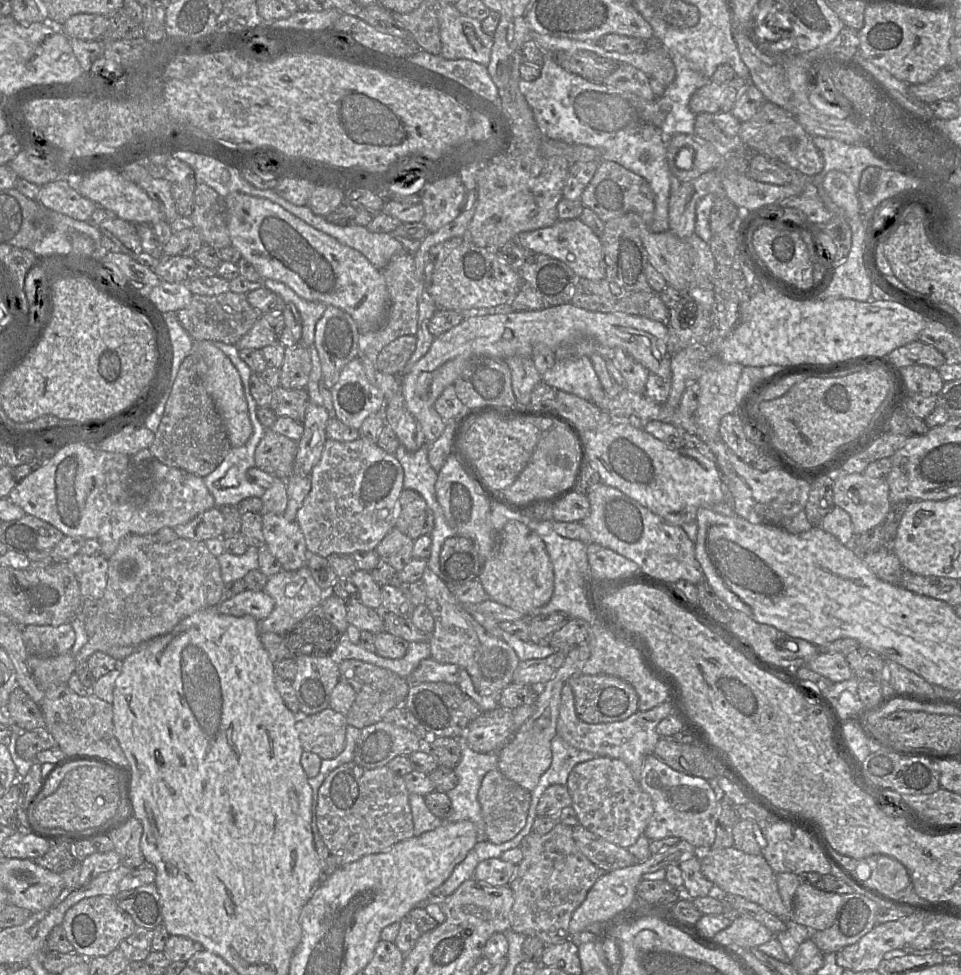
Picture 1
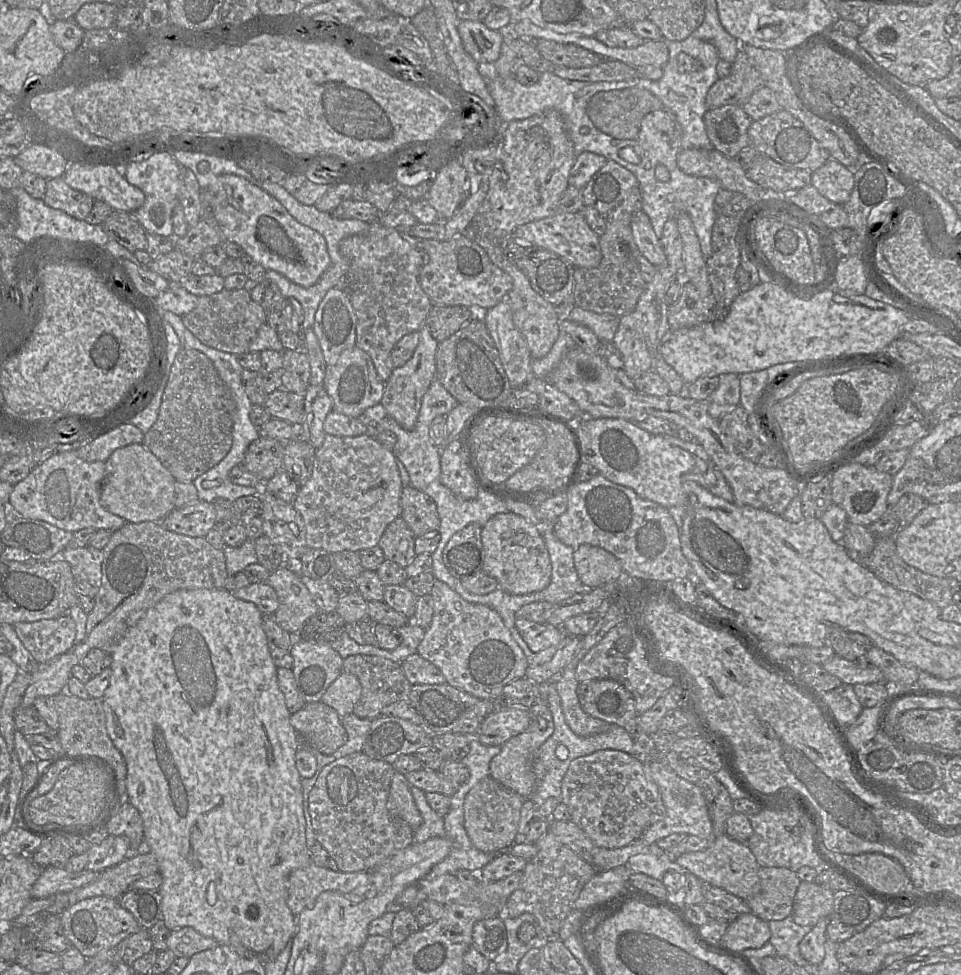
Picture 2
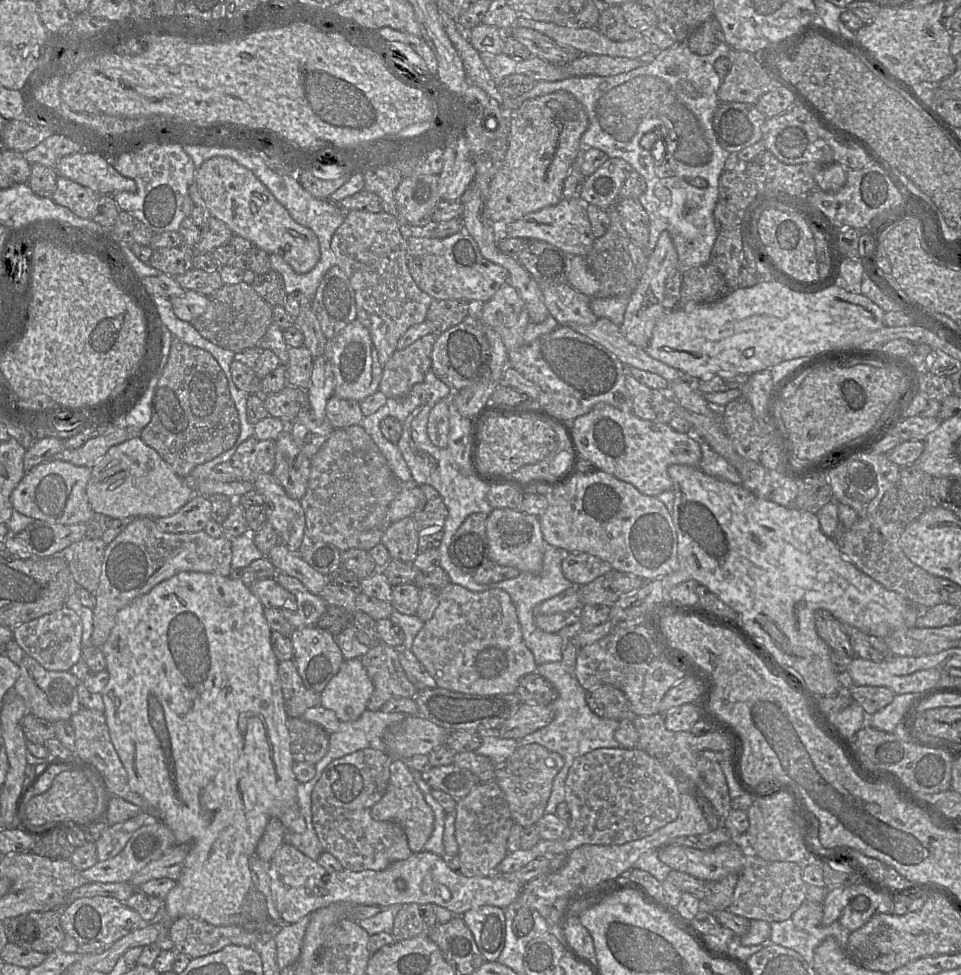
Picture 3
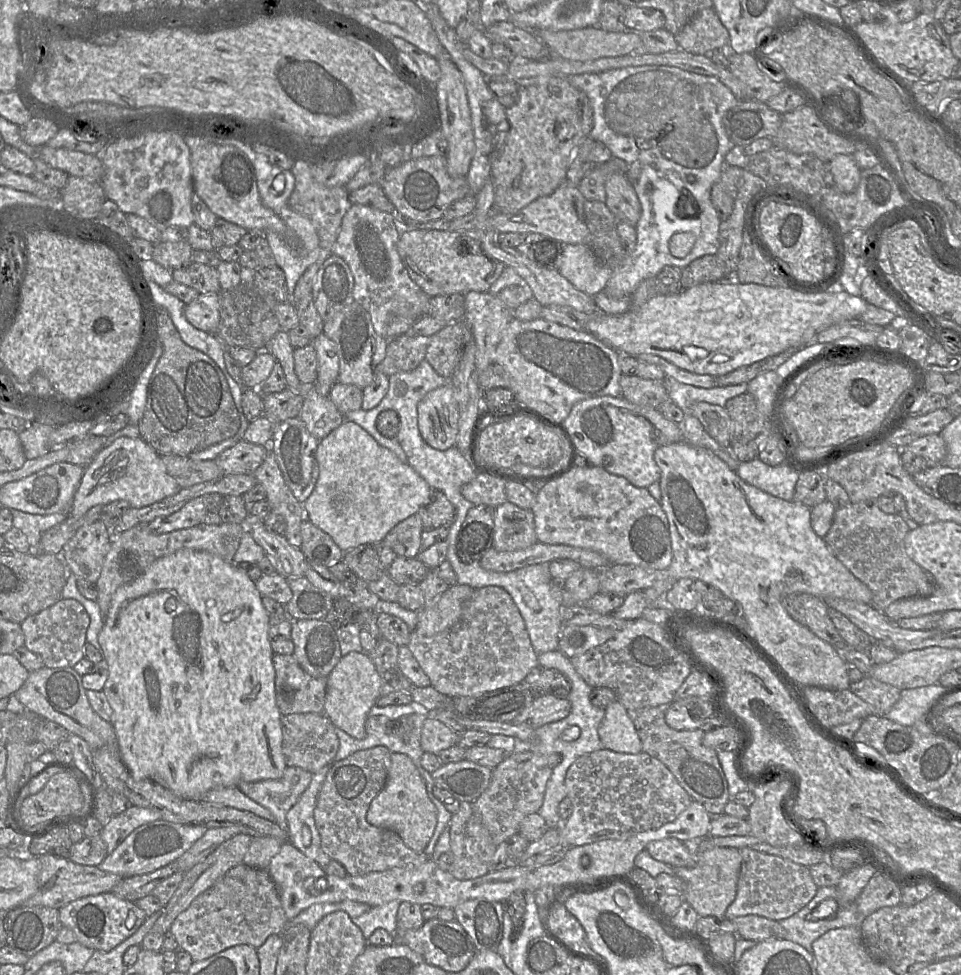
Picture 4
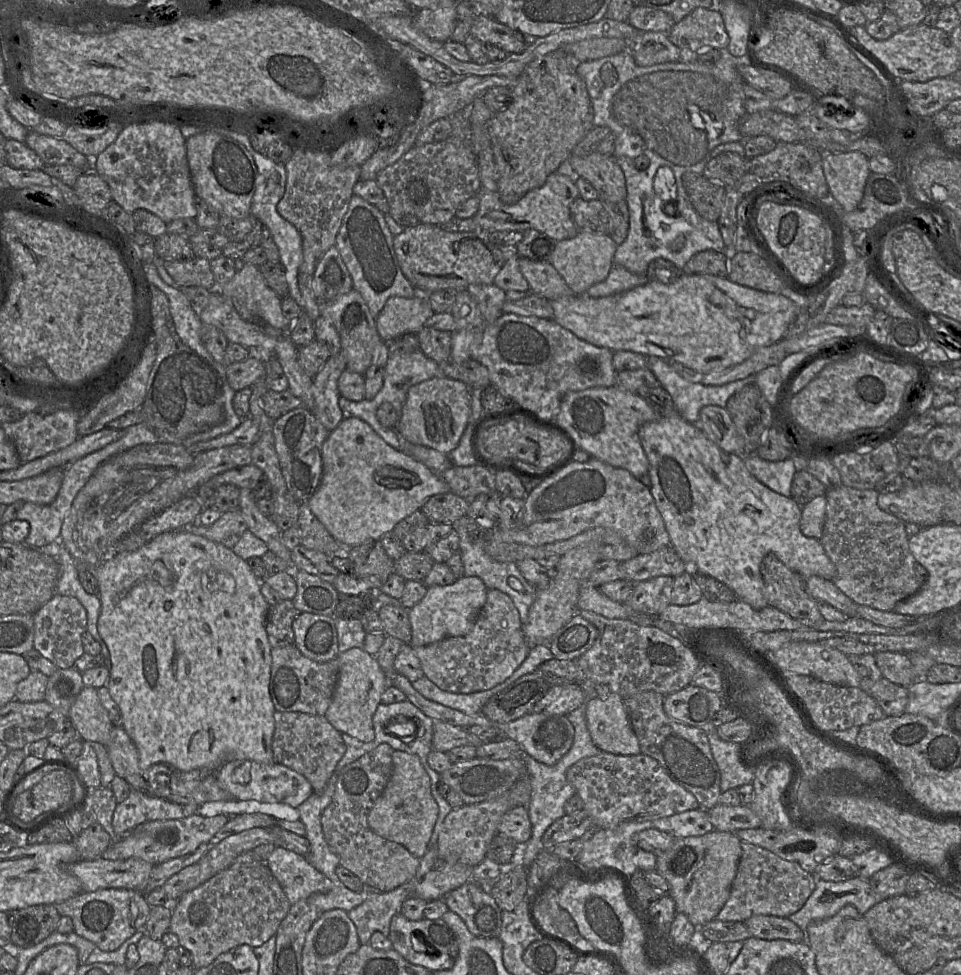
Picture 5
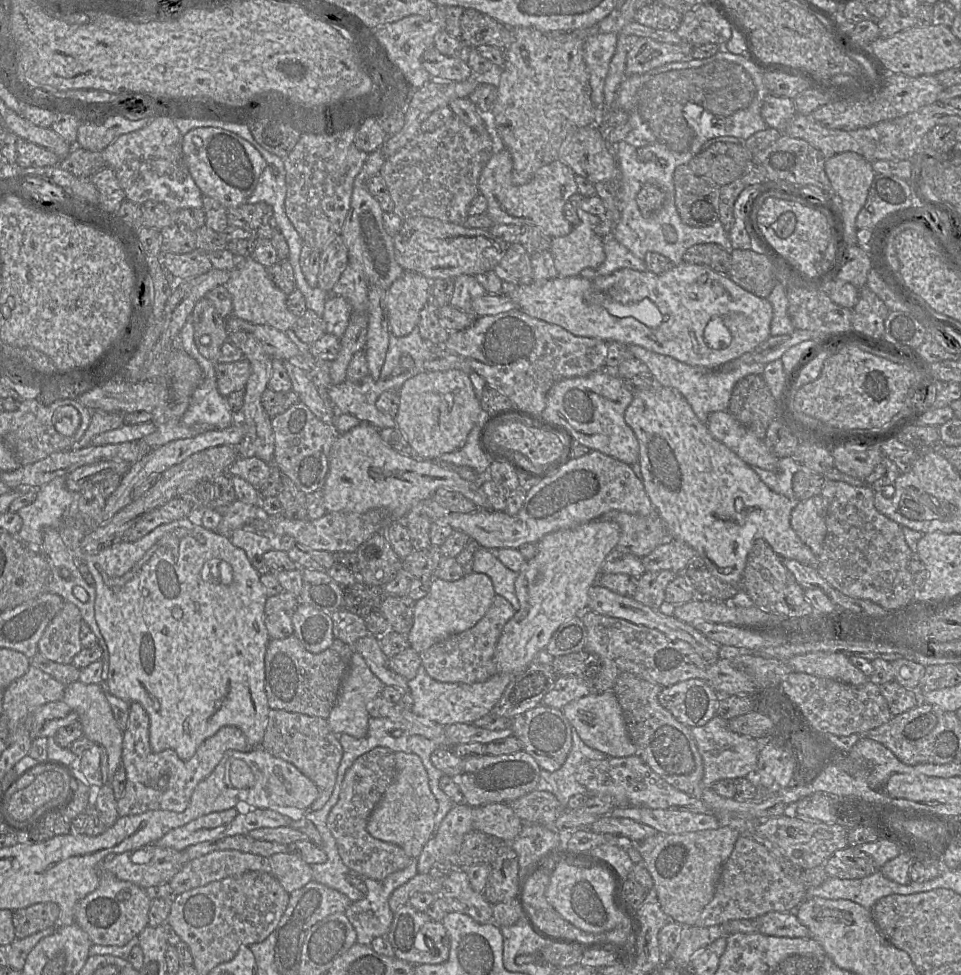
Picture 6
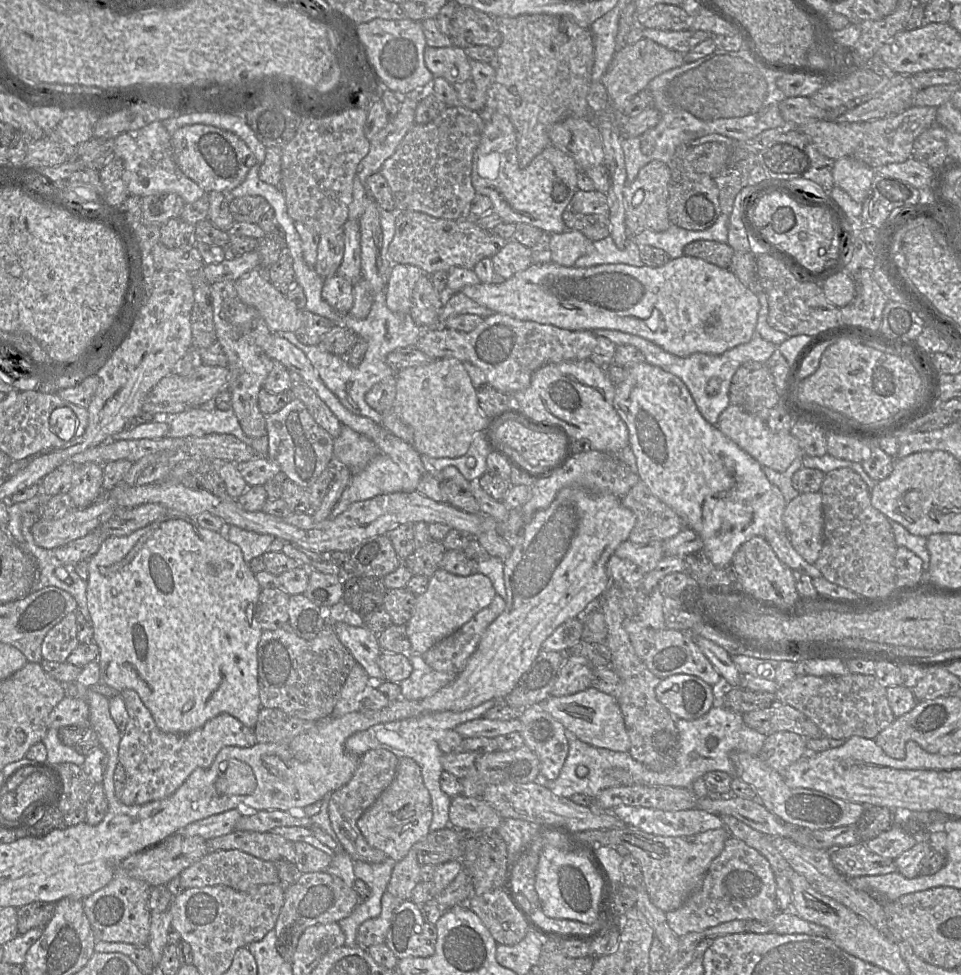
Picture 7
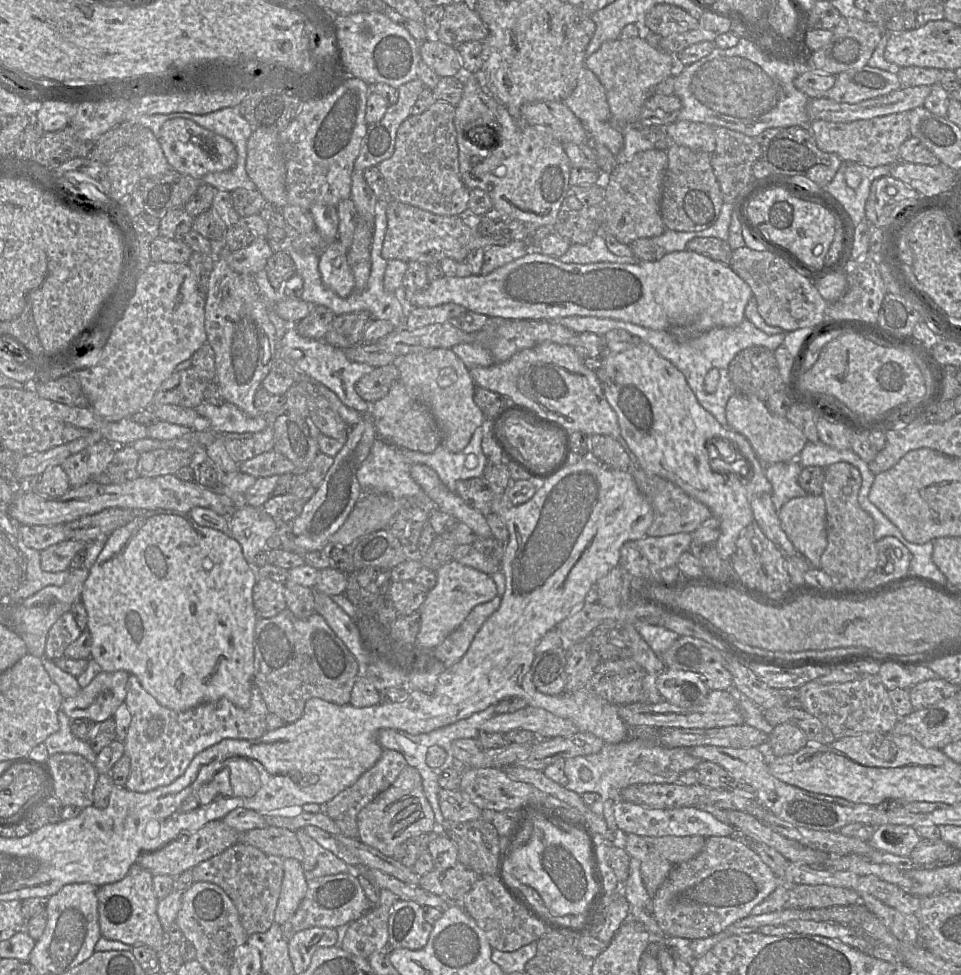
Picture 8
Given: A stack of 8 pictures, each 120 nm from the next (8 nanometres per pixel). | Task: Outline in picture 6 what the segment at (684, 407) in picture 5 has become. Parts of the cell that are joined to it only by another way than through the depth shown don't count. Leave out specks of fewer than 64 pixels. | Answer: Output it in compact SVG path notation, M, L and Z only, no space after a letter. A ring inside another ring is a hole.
M632 344L628 347L636 358L648 366L651 375L661 386L675 389L688 401L702 423L707 422L710 413L728 410L734 385L747 374L762 374L766 365L762 363L742 364L734 370L694 367L639 345Z

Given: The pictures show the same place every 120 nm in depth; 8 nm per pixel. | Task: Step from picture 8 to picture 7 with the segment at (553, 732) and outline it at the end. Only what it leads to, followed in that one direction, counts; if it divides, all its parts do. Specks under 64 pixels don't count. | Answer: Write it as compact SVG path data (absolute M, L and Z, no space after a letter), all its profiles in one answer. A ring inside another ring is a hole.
M478 718L458 725L455 731L463 738L487 737L495 738L512 732L521 733L523 729L519 718L512 720L492 720Z

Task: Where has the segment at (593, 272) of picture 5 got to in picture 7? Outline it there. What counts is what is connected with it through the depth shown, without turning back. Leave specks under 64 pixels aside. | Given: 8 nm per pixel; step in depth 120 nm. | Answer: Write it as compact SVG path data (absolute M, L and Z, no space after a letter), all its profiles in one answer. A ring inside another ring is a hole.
M577 230L550 235L551 262L574 267L578 258L593 251L593 242Z

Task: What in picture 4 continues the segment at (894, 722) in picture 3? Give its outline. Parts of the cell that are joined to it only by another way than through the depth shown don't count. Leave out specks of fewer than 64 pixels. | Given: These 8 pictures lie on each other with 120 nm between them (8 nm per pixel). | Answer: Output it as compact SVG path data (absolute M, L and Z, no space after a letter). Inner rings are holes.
M939 683L917 688L900 690L900 697L886 718L905 726L923 720L923 716L932 701L944 691Z

